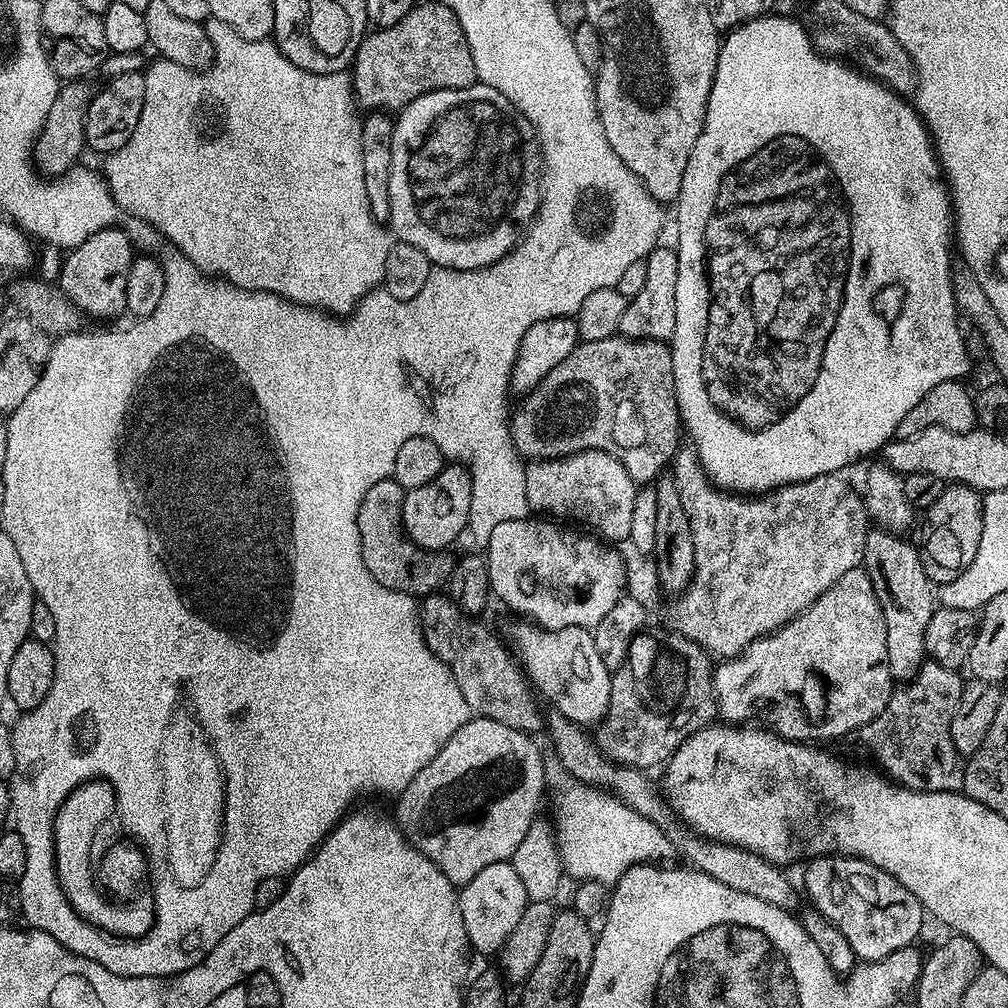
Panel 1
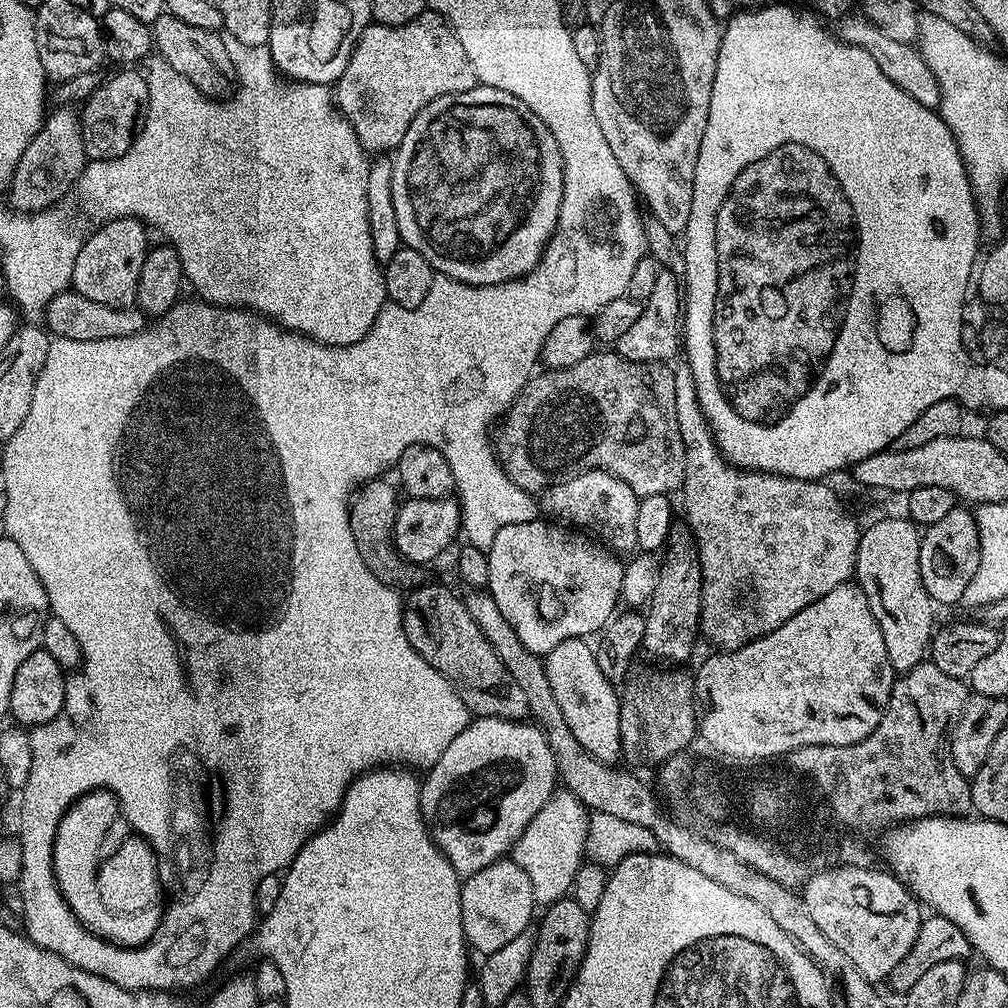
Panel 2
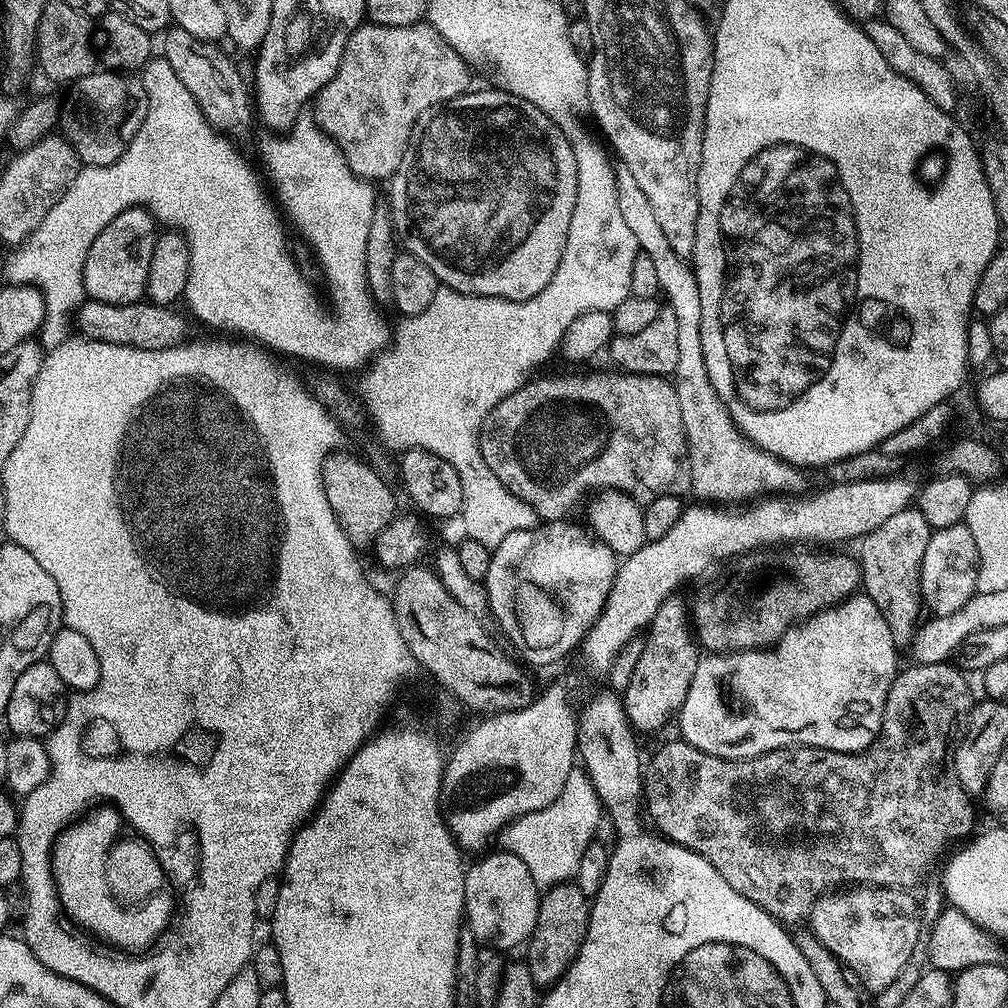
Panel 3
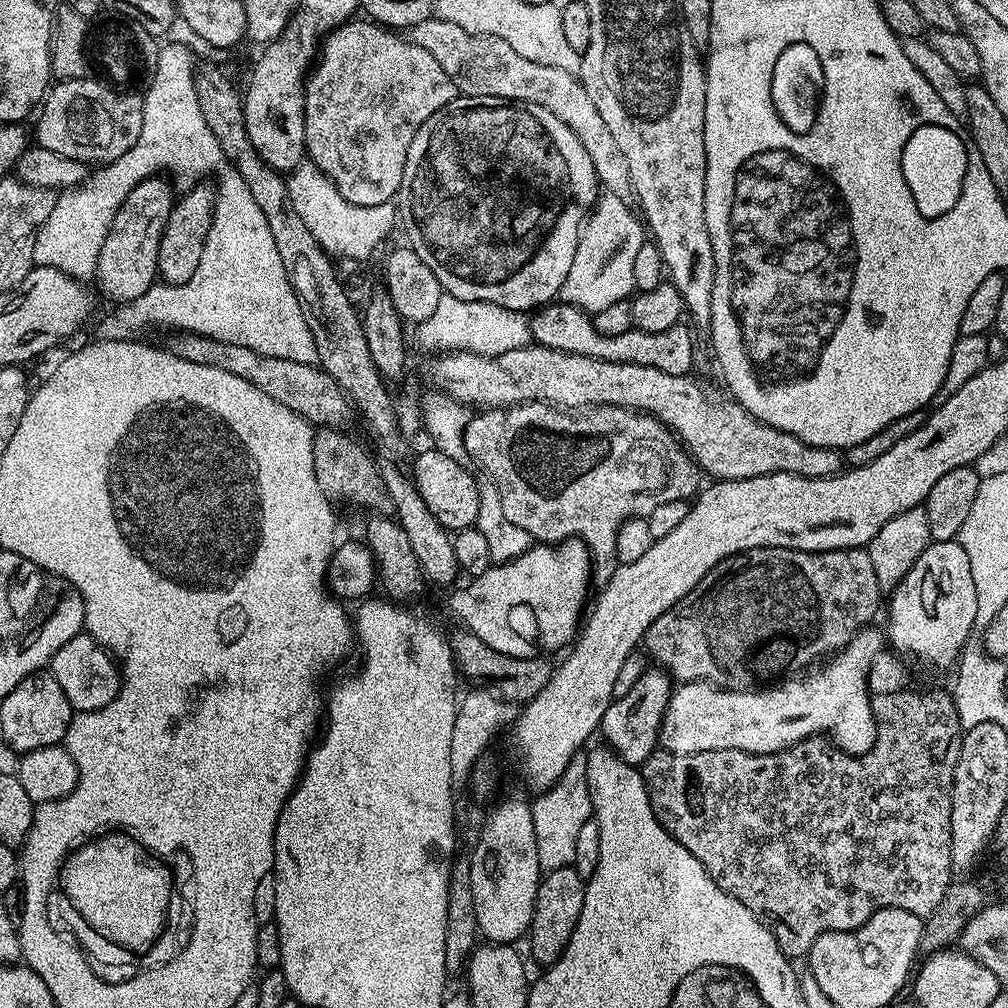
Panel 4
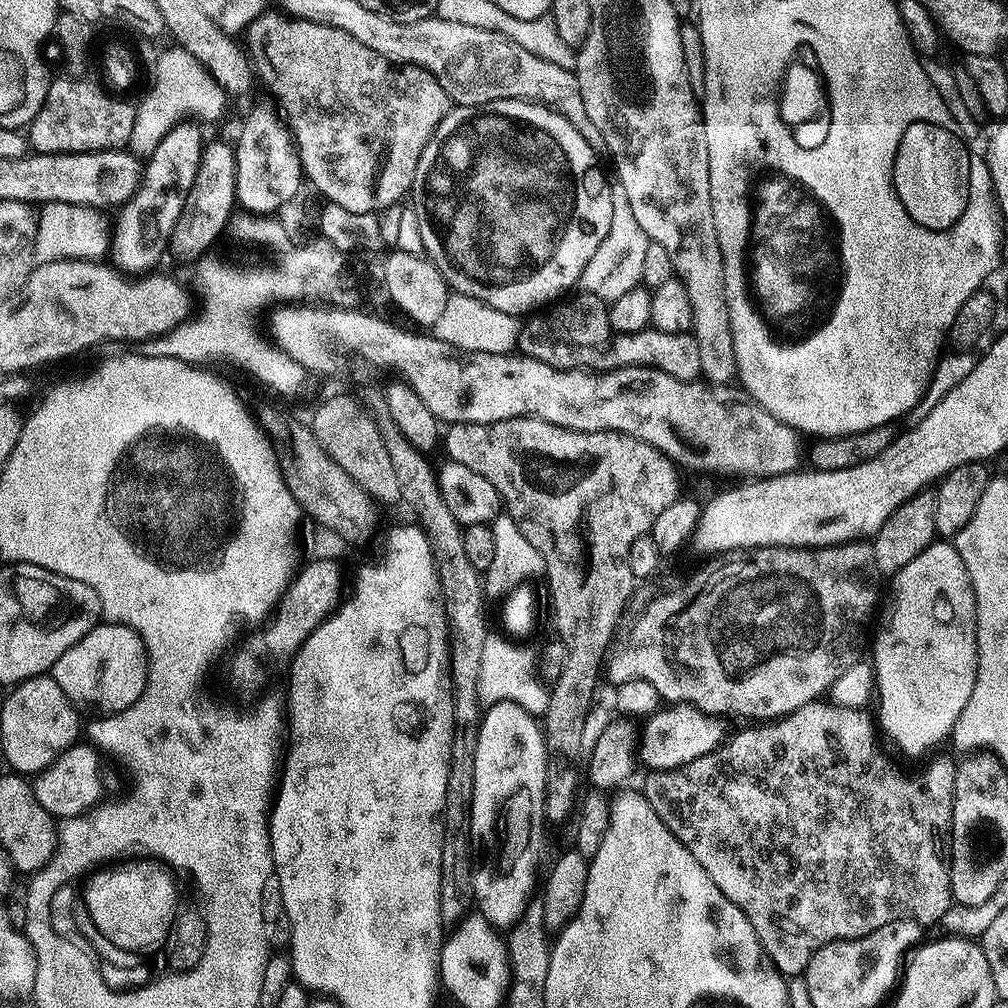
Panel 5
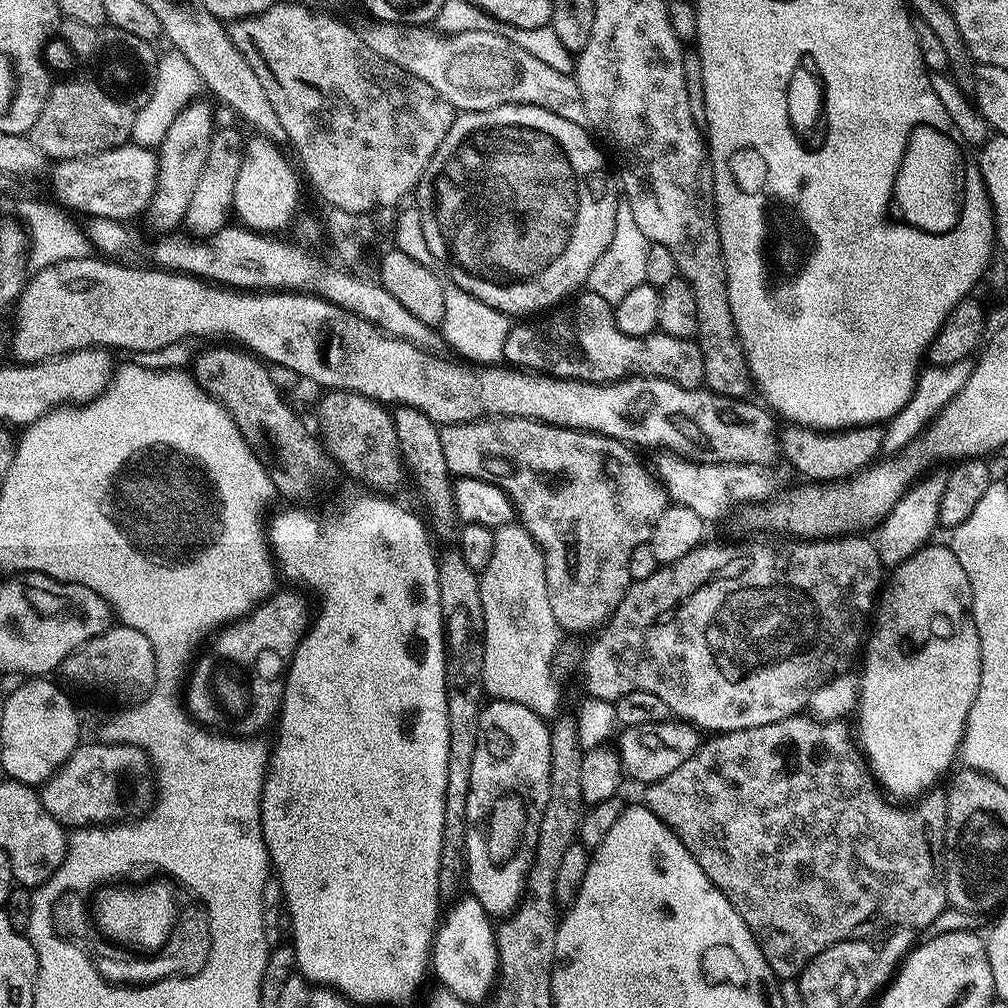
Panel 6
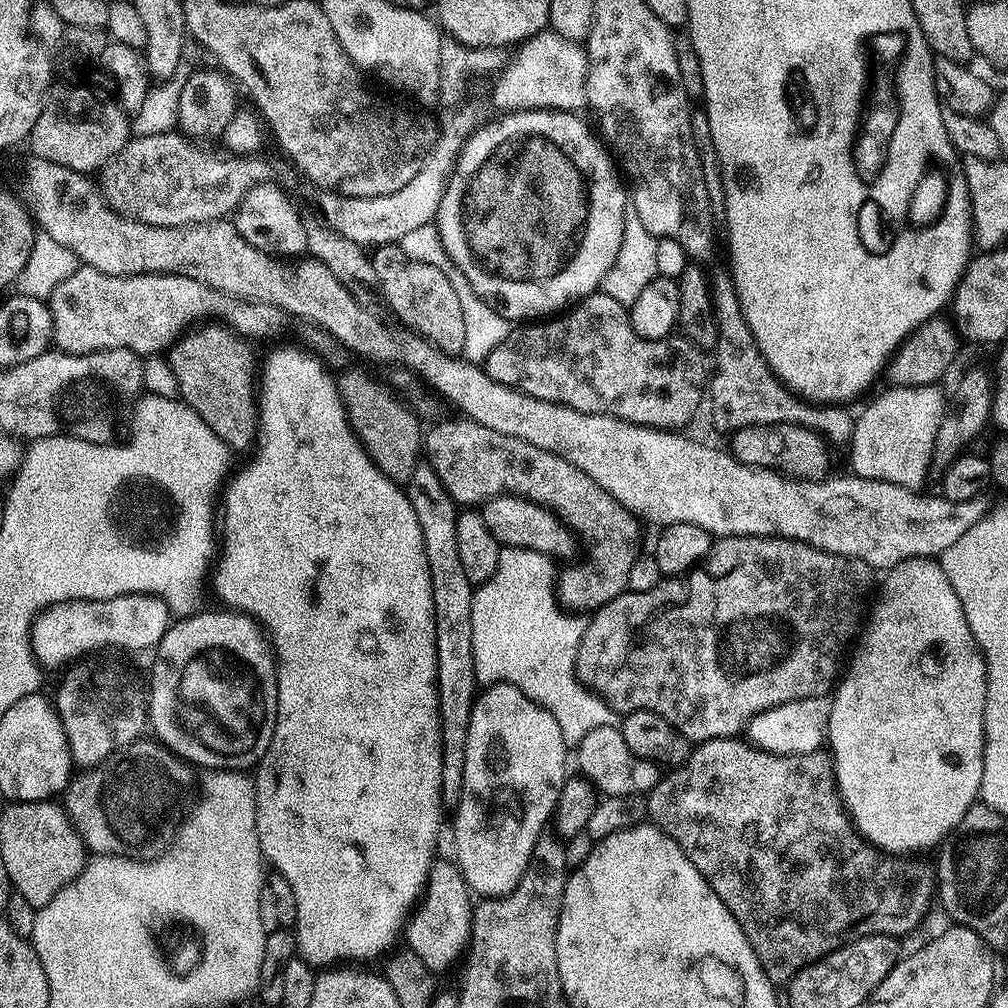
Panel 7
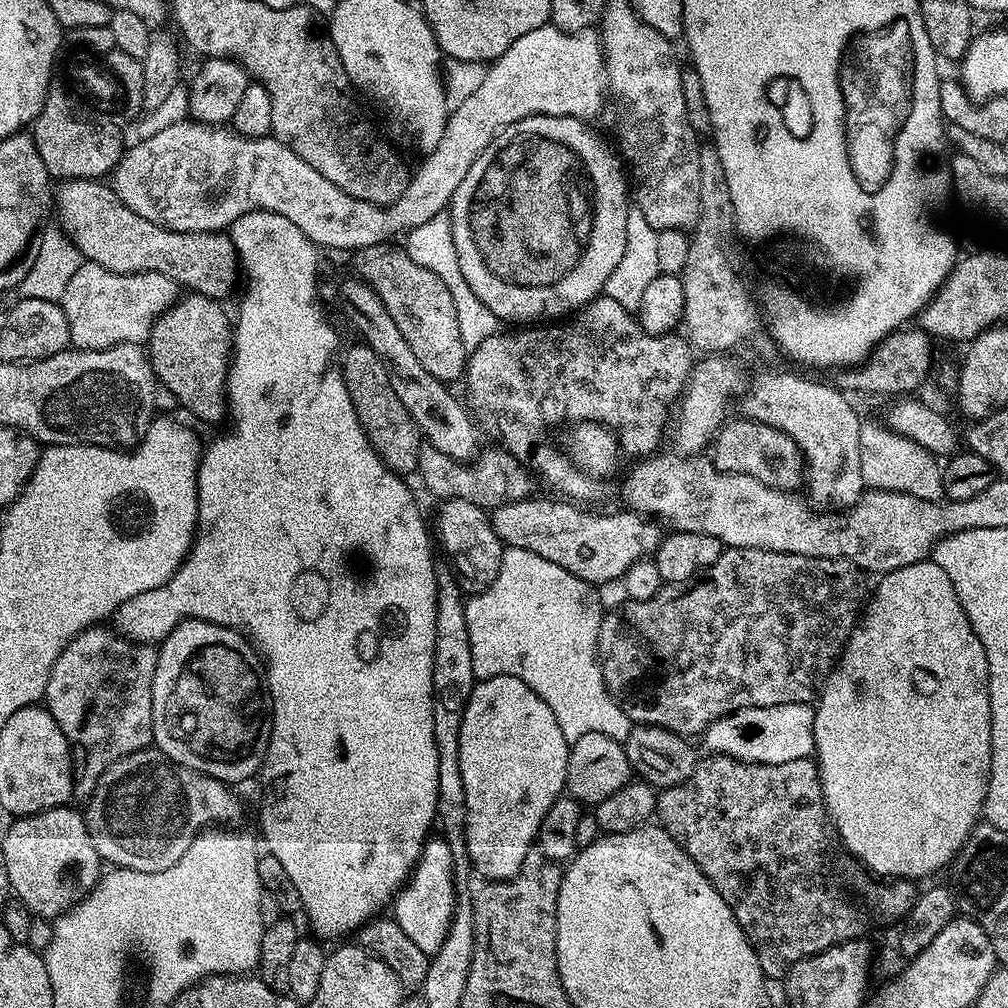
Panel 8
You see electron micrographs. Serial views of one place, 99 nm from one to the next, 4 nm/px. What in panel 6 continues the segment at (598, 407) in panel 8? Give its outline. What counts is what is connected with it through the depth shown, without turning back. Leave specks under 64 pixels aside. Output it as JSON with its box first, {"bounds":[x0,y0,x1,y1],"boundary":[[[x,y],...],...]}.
{"bounds":[504,290,704,388],"boundary":[[[587,290],[581,291],[575,298],[549,311],[547,316],[548,321],[540,320],[544,318],[532,318],[527,322],[513,323],[509,327],[504,347],[504,360],[509,365],[532,374],[547,373],[552,378],[578,380],[586,384],[611,384],[632,376],[672,380],[683,388],[699,388],[704,384],[702,350],[695,339],[674,338],[659,330],[653,332],[651,336],[622,334],[622,330],[618,330],[616,325],[614,305],[606,302],[606,298],[598,298],[598,294]]]}

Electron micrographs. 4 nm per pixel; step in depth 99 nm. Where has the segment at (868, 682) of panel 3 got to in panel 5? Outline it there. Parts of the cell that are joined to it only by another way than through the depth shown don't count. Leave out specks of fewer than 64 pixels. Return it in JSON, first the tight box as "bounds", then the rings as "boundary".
{"bounds":[638,704,724,772],"boundary":[[[692,704],[661,707],[643,721],[644,728],[642,724],[638,736],[639,763],[654,772],[686,766],[686,762],[694,762],[694,758],[702,758],[702,754],[710,754],[724,743],[724,723],[721,717],[709,715]]]}

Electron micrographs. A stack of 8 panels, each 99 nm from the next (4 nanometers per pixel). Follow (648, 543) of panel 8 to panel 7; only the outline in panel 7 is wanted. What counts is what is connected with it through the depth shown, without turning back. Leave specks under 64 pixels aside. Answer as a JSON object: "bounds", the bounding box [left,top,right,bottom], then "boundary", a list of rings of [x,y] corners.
{"bounds":[478,496,578,561],"boundary":[[[490,496],[479,505],[478,511],[482,522],[486,522],[486,530],[490,530],[490,534],[494,534],[494,538],[505,548],[525,548],[555,558],[557,561],[567,561],[567,556],[575,550],[576,544],[578,545],[573,533],[552,511],[522,496]]]}

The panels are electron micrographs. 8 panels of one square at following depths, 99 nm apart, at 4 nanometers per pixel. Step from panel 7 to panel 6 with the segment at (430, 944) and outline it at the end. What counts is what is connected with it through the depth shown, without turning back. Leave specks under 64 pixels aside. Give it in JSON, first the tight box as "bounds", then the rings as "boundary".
{"bounds":[430,895,499,1006],"boundary":[[[464,895],[453,899],[452,909],[443,913],[442,923],[437,927],[432,941],[430,968],[431,971],[436,971],[436,976],[440,979],[437,981],[443,987],[458,994],[465,1005],[472,1006],[488,999],[496,982],[499,964],[494,924],[488,911],[484,909],[482,902],[478,902],[476,896]]]}

